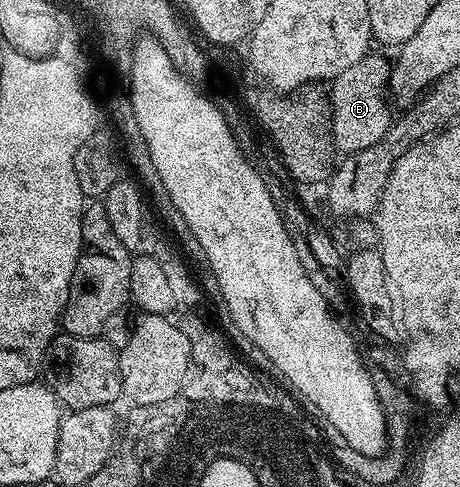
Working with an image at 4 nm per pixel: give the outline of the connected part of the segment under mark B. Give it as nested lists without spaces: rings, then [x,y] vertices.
[[[368,54],[361,58],[359,62],[353,62],[353,66],[349,66],[349,70],[341,70],[341,74],[336,76],[334,80],[329,84],[329,99],[331,102],[331,121],[333,122],[333,134],[335,135],[335,146],[340,153],[354,154],[361,150],[367,149],[368,146],[373,146],[373,142],[381,142],[381,138],[385,138],[385,134],[391,128],[393,123],[393,112],[387,109],[387,100],[389,101],[389,85],[391,82],[391,64],[389,60],[386,60],[383,56],[374,56],[374,54]]]

